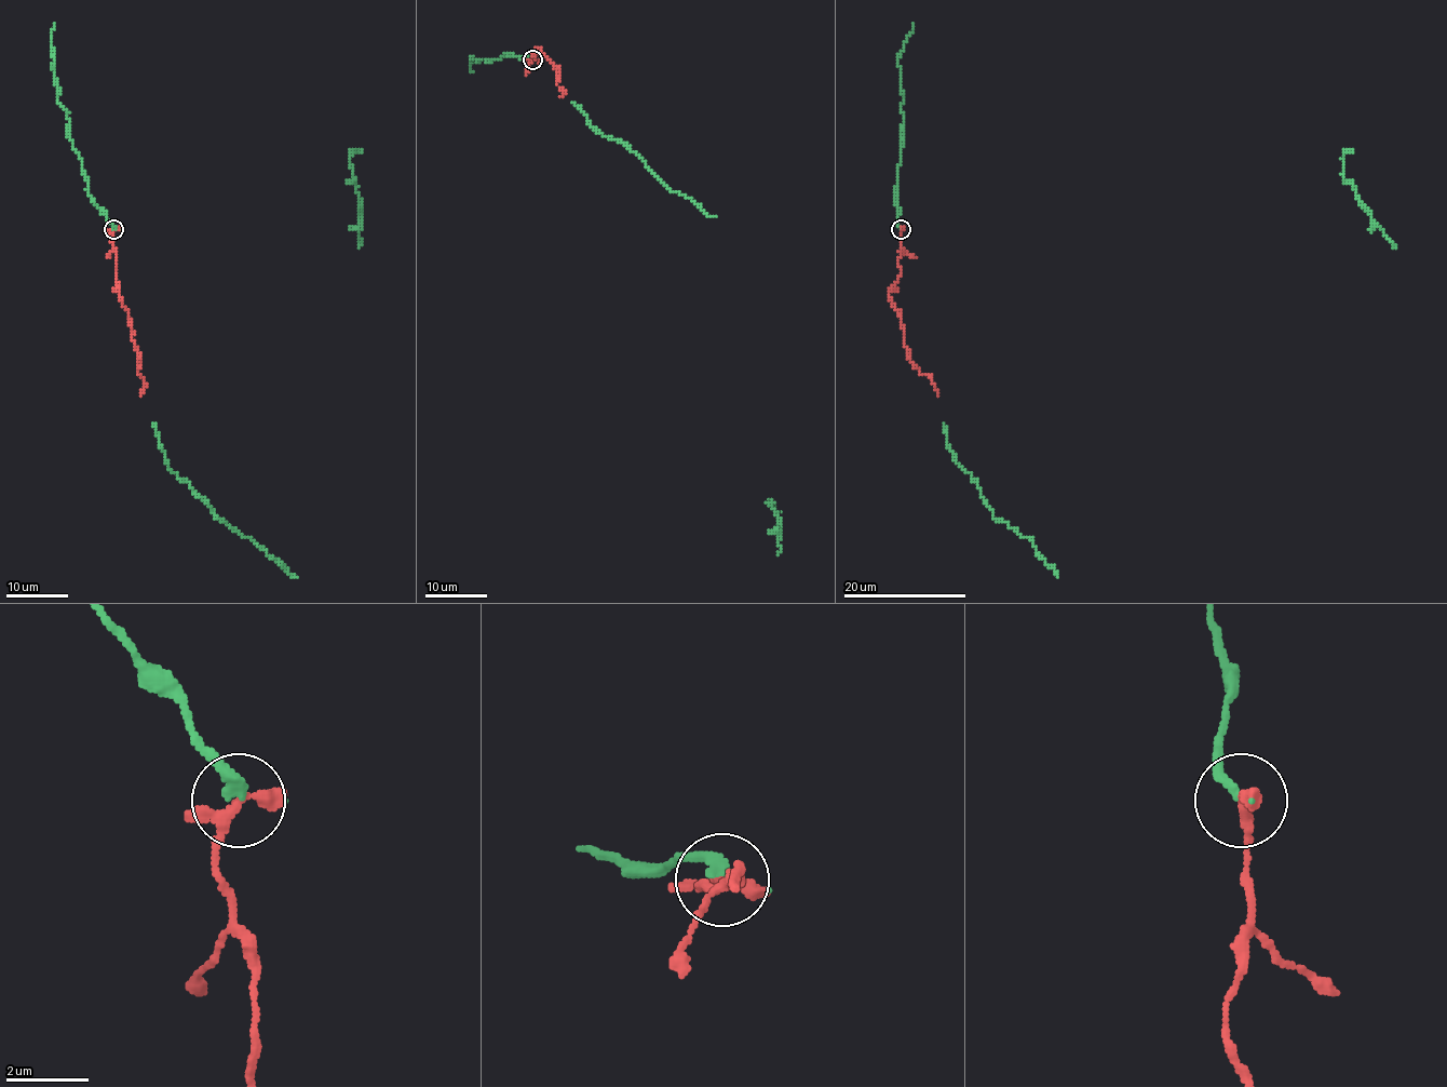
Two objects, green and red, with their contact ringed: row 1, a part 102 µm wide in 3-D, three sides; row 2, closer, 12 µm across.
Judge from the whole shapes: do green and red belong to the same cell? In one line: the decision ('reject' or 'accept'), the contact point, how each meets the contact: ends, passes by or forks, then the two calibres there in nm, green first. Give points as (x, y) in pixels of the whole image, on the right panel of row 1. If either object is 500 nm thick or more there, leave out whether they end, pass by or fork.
accept; at (901, 229); green ends there; red passes by; 320 nm thick on the green side, 280 nm on the other

